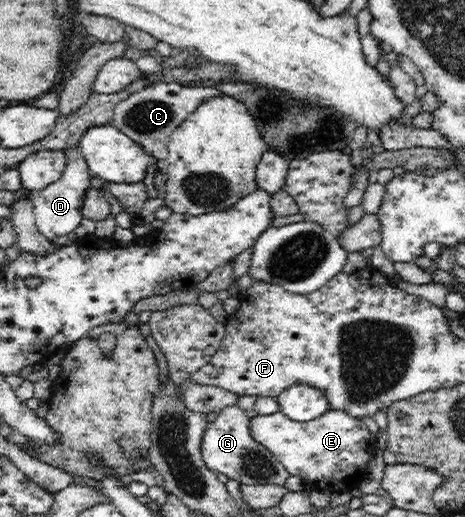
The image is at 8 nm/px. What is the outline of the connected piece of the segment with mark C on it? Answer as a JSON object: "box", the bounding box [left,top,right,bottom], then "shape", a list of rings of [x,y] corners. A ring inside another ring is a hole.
{"box":[111,83,226,160],"shape":[[[155,83],[119,102],[114,107],[111,124],[141,145],[154,159],[165,160],[168,156],[168,142],[171,134],[191,116],[191,113],[195,113],[197,108],[219,97],[226,97],[226,95],[215,87]]]}

